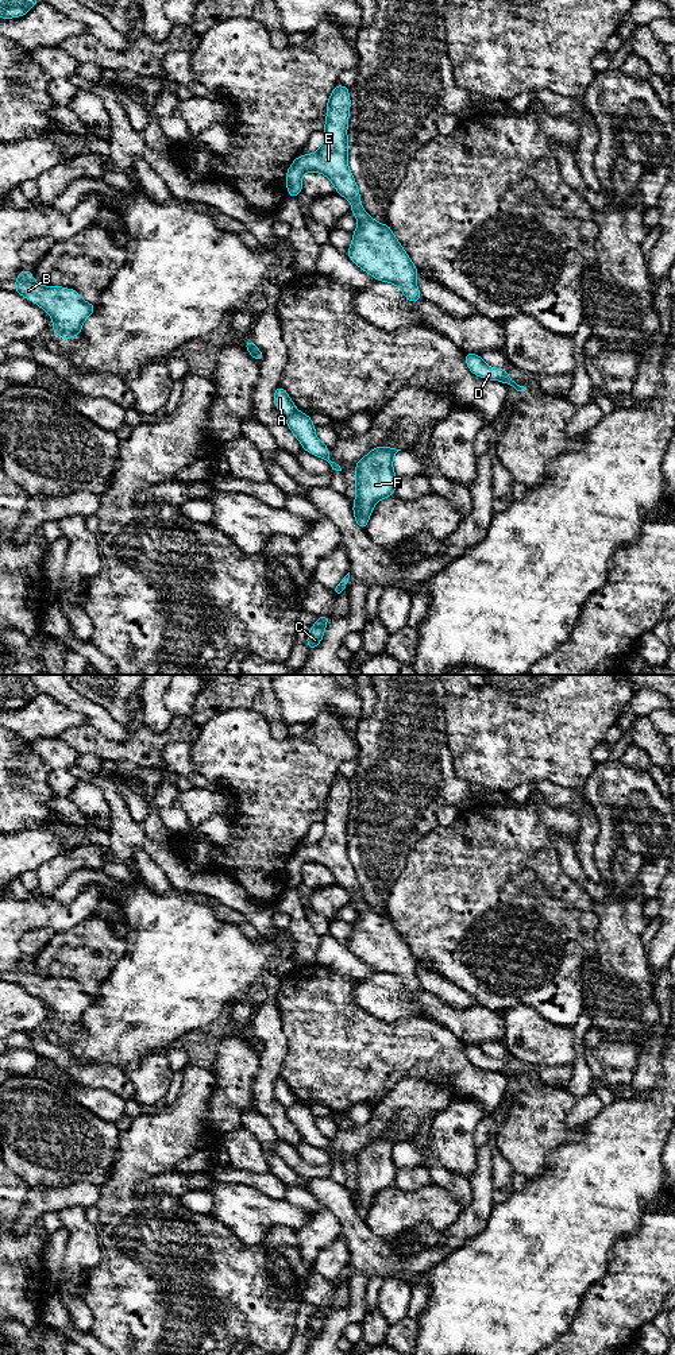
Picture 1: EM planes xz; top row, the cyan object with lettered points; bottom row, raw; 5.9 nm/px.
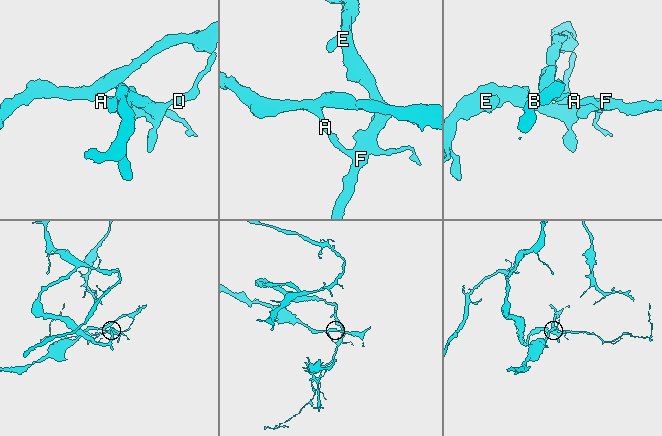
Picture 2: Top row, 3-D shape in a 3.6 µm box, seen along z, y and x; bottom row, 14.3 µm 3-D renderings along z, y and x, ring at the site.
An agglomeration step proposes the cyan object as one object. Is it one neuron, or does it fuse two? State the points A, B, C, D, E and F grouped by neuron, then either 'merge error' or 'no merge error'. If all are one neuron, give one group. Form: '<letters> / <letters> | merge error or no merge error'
A B / C D E F | merge error

